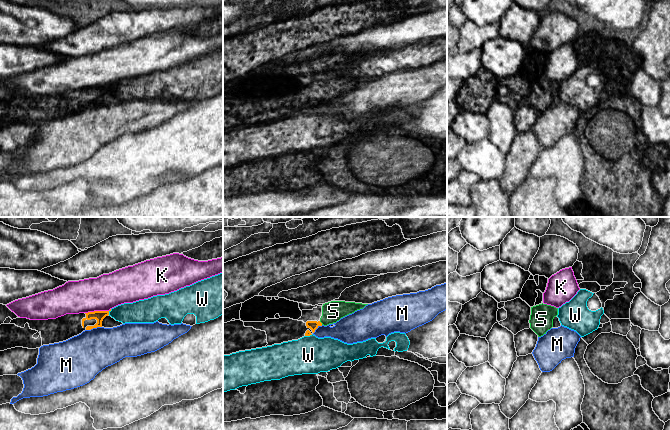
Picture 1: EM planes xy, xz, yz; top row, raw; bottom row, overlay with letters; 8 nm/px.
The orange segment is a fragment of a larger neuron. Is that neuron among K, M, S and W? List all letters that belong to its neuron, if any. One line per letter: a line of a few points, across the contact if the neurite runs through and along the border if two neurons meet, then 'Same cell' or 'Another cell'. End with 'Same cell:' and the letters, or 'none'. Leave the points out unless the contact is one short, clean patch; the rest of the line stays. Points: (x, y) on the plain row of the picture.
K: Line: xy (110, 84), (108, 86), (95, 86), (85, 89). Another cell
M: Line: xy (101, 102), (86, 106). Another cell
S: Line: xz (313, 101), (321, 99), (333, 87). Same cell
W: Line: xy (111, 85), (108, 90). Another cell
Same cell: S

